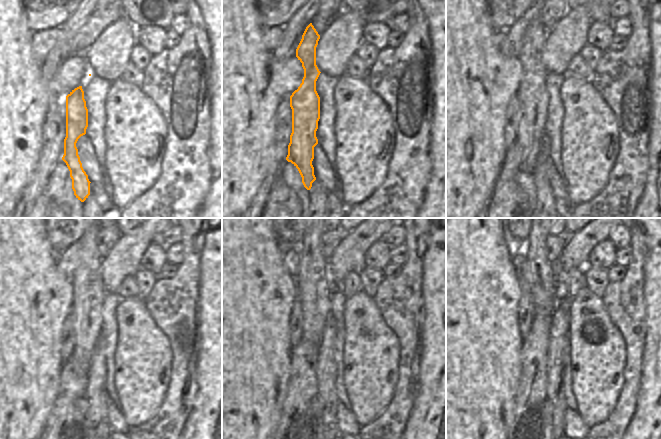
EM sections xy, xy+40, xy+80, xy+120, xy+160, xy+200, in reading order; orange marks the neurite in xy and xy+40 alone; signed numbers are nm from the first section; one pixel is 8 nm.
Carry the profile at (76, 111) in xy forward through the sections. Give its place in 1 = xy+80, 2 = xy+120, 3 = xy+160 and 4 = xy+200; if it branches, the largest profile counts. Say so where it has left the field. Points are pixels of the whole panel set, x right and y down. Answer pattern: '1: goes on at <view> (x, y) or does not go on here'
1: goes on at xy+80 (532, 94)
2: goes on at xy+120 (89, 292)
3: goes on at xy+160 (312, 288)
4: goes on at xy+200 (536, 270)

